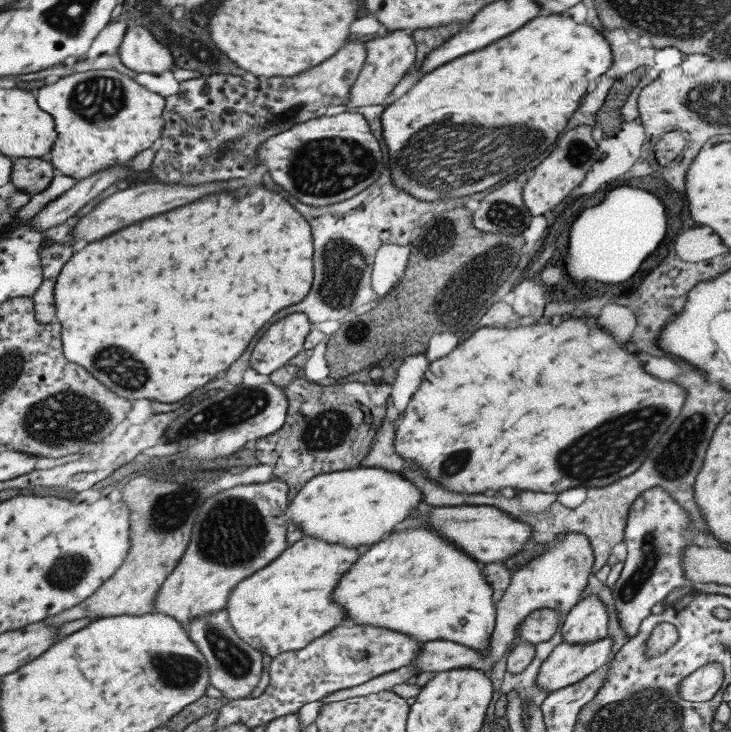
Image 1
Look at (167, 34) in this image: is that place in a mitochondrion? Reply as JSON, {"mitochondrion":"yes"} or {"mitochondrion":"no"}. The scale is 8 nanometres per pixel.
{"mitochondrion":"yes"}

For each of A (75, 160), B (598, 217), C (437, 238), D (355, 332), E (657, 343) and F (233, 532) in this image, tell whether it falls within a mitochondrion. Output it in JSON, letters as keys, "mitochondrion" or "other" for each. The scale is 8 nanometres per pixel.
{"A":"other","B":"other","C":"mitochondrion","D":"mitochondrion","E":"other","F":"mitochondrion"}

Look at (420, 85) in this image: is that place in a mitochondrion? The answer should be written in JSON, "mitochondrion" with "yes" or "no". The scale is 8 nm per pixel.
{"mitochondrion":"no"}

